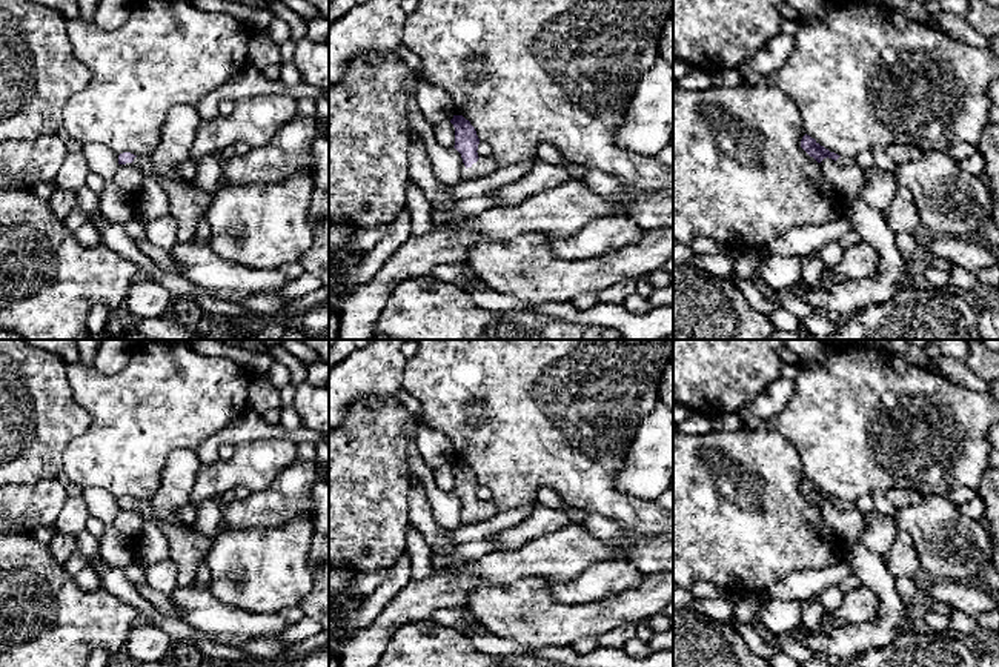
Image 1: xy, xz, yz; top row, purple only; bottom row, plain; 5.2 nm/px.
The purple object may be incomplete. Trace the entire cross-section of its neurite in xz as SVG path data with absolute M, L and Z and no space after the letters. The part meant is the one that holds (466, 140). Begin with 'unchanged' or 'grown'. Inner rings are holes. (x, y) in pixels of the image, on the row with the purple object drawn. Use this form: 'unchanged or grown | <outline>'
grown | M453 115L450 123L455 128L455 149L461 154L463 163L475 175L490 175L500 169L492 157L478 157L480 138L475 128L463 115Z

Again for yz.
grown | M807 134L801 140L801 148L810 157L813 157L818 163L821 163L824 158L828 157L828 158L835 160L841 166L851 166L853 164L853 158L850 158L847 155L838 155L835 152L830 152L828 149L825 149L824 146L821 146L815 138L811 138Z

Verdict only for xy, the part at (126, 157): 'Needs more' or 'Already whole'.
Needs more

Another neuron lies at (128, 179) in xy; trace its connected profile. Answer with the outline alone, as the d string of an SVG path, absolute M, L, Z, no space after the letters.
M134 163L120 164L115 172L115 187L131 198L143 184L143 172Z

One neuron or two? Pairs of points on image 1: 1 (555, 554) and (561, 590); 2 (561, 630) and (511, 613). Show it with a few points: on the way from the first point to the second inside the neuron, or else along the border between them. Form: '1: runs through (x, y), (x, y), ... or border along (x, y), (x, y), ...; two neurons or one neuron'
1: border along (592, 564), (569, 580), (546, 581); two neurons
2: runs through (549, 624), (523, 623); one neuron

